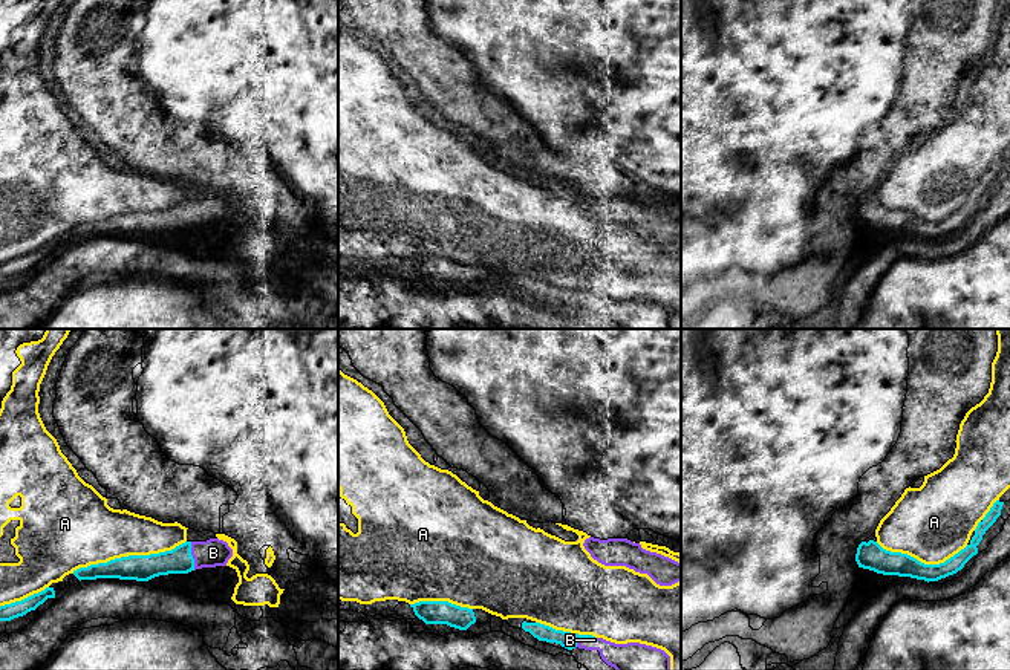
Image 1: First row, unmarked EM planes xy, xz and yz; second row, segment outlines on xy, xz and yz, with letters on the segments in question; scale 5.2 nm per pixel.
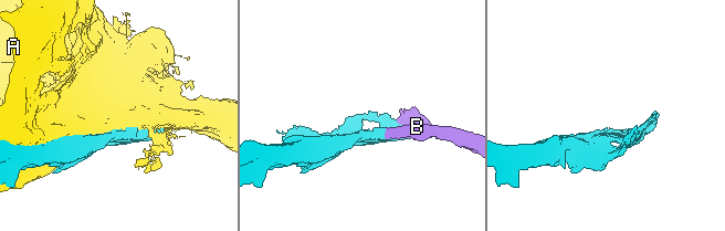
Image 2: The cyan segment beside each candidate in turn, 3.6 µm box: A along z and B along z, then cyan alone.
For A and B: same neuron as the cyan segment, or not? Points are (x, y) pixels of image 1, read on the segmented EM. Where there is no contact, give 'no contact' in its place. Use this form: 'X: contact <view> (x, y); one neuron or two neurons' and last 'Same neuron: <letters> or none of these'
A: contact xy (129, 556); two neurons
B: contact xy (192, 556); one neuron
Same neuron: B

